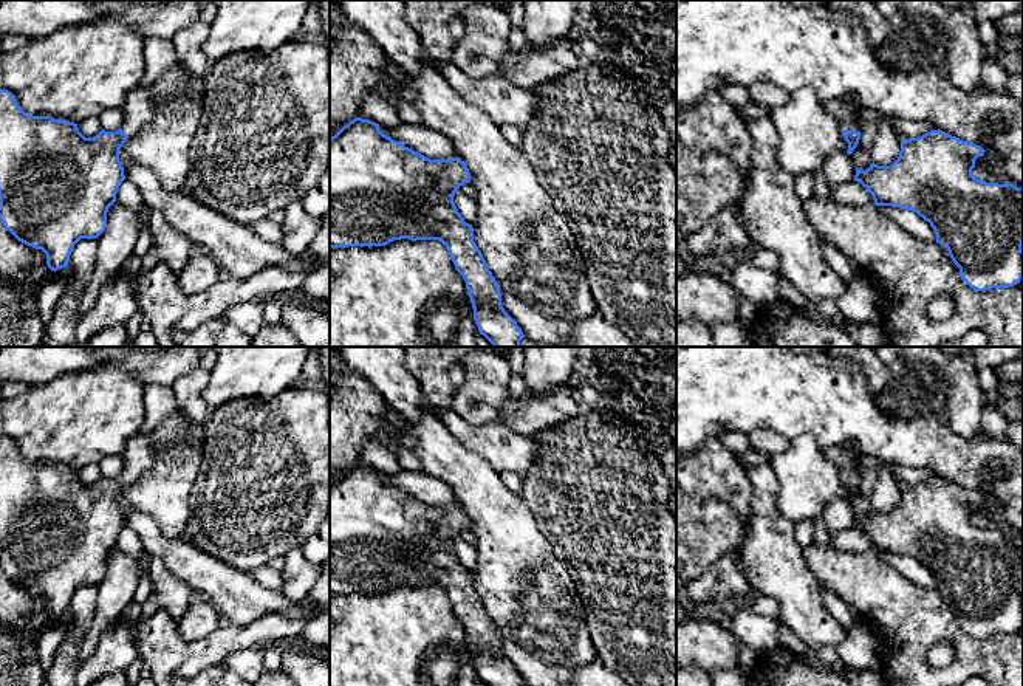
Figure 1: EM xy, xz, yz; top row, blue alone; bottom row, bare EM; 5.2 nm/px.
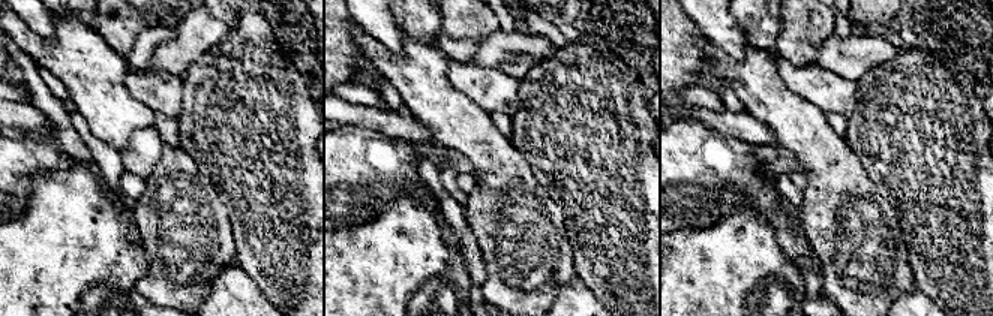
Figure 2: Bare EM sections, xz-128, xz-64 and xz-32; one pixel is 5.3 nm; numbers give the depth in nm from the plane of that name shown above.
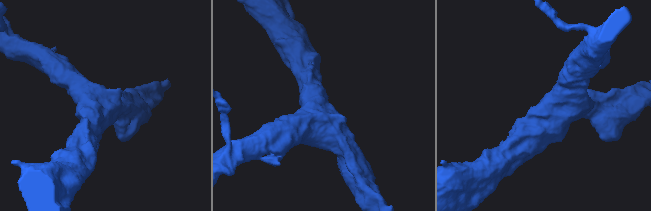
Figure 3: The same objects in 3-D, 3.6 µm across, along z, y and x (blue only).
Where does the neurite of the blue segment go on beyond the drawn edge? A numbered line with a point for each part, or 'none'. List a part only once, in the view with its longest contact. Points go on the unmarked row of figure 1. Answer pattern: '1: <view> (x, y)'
1: yz (845, 457)

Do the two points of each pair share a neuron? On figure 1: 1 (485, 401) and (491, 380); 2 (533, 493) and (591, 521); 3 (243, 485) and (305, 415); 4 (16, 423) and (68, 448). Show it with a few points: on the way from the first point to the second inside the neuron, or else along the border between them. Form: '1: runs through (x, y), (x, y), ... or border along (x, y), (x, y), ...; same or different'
1: runs through (485, 397), (486, 384); same
2: runs through (547, 493), (562, 493), (578, 507); same
3: runs through (260, 468), (296, 432); same
4: runs through (33, 421), (58, 421), (67, 431); same

